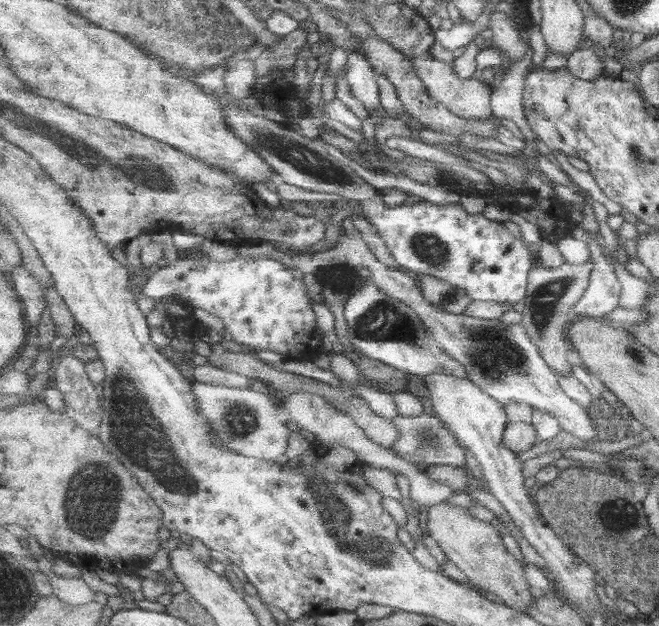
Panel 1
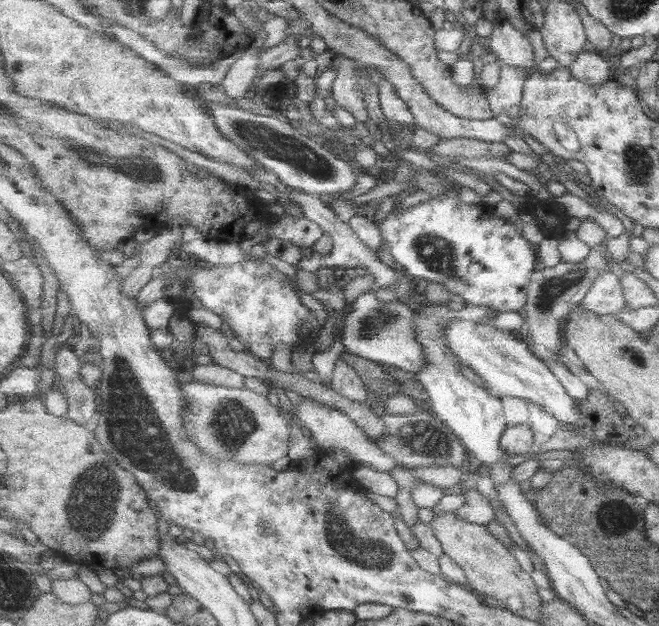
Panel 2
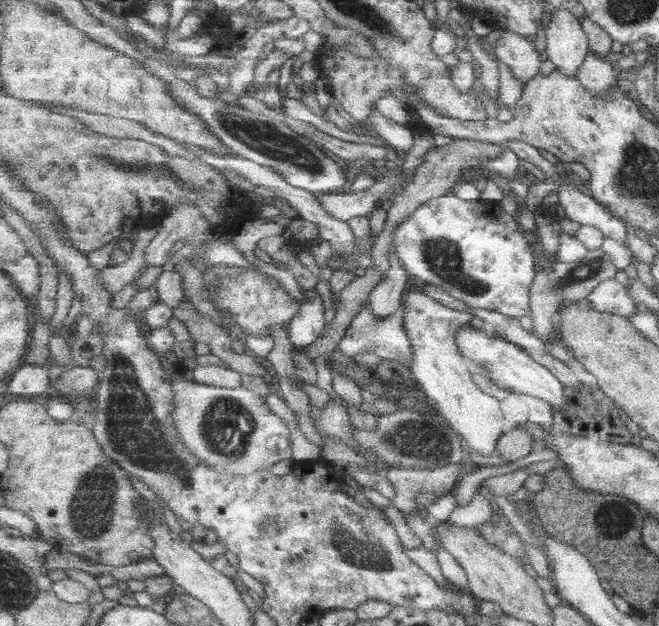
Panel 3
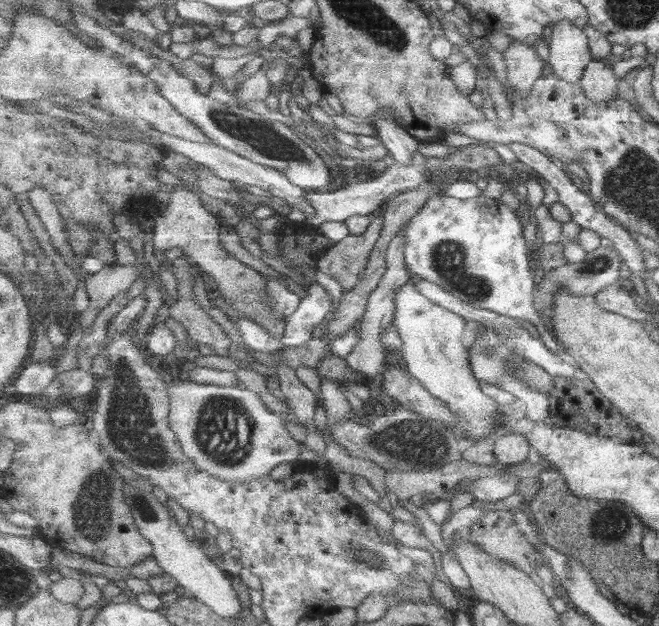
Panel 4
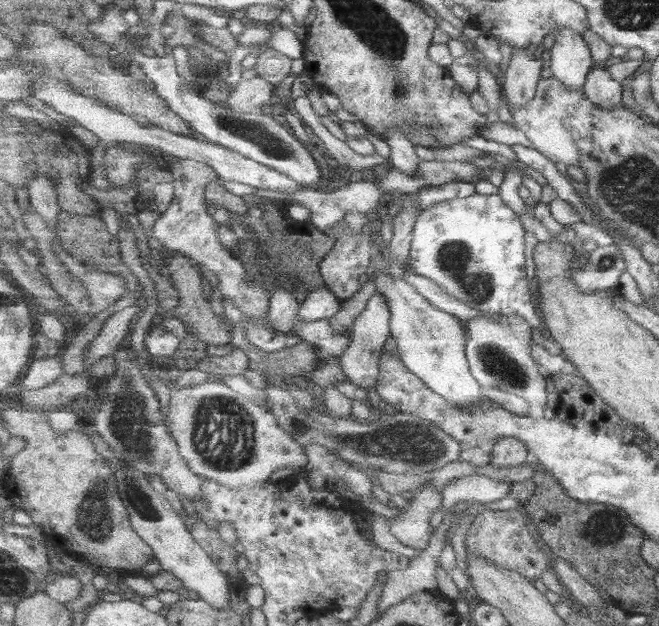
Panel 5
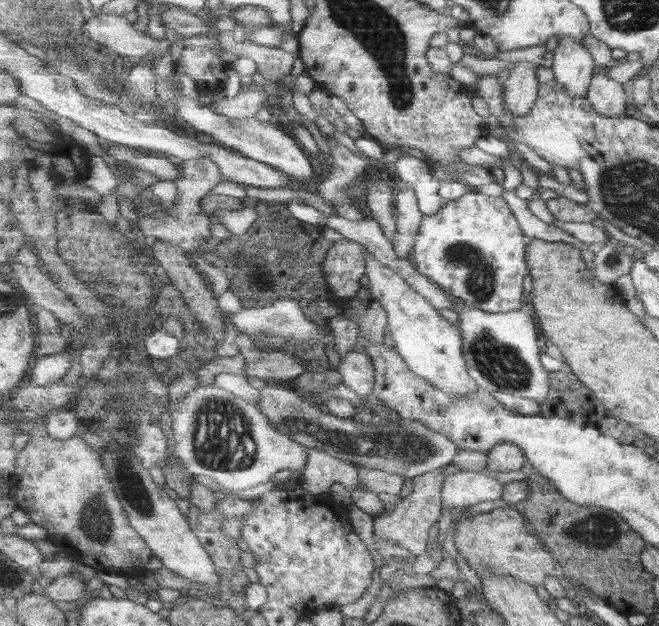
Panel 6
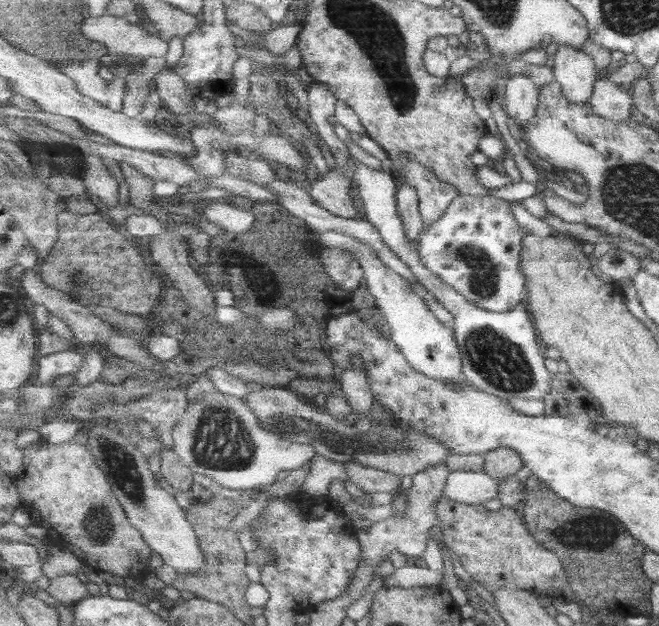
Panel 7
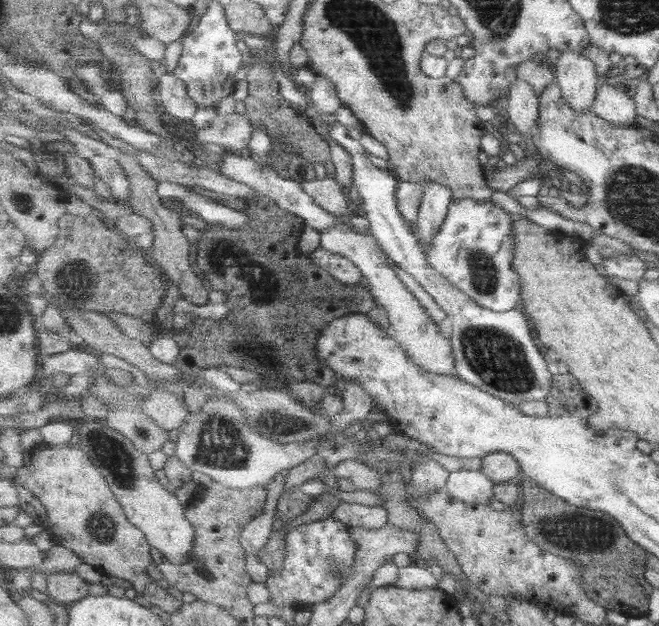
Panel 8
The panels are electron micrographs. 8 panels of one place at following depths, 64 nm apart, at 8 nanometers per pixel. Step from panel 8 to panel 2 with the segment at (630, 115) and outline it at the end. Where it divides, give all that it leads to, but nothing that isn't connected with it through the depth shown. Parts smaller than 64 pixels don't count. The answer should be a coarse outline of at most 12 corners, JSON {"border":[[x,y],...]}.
{"border":[[589,48],[569,69],[576,79],[595,86],[619,76],[612,60]]}

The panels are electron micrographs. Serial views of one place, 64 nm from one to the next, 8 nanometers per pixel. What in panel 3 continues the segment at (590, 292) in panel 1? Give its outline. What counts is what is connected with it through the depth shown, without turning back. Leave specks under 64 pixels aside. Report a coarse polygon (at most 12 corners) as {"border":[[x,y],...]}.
{"border":[[604,280],[588,296],[600,311],[631,317],[638,311],[628,288]]}

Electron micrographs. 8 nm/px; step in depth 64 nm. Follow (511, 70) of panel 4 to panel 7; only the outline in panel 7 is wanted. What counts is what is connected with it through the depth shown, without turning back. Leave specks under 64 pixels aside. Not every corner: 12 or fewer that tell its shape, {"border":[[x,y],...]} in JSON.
{"border":[[526,74],[504,83],[507,115],[536,117],[540,88]]}

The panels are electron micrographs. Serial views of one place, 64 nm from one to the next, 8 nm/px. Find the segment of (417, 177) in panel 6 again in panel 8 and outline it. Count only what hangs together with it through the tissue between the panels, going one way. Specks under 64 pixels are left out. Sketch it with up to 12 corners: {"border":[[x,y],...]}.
{"border":[[423,181],[415,234],[429,247],[447,219],[453,191]]}

